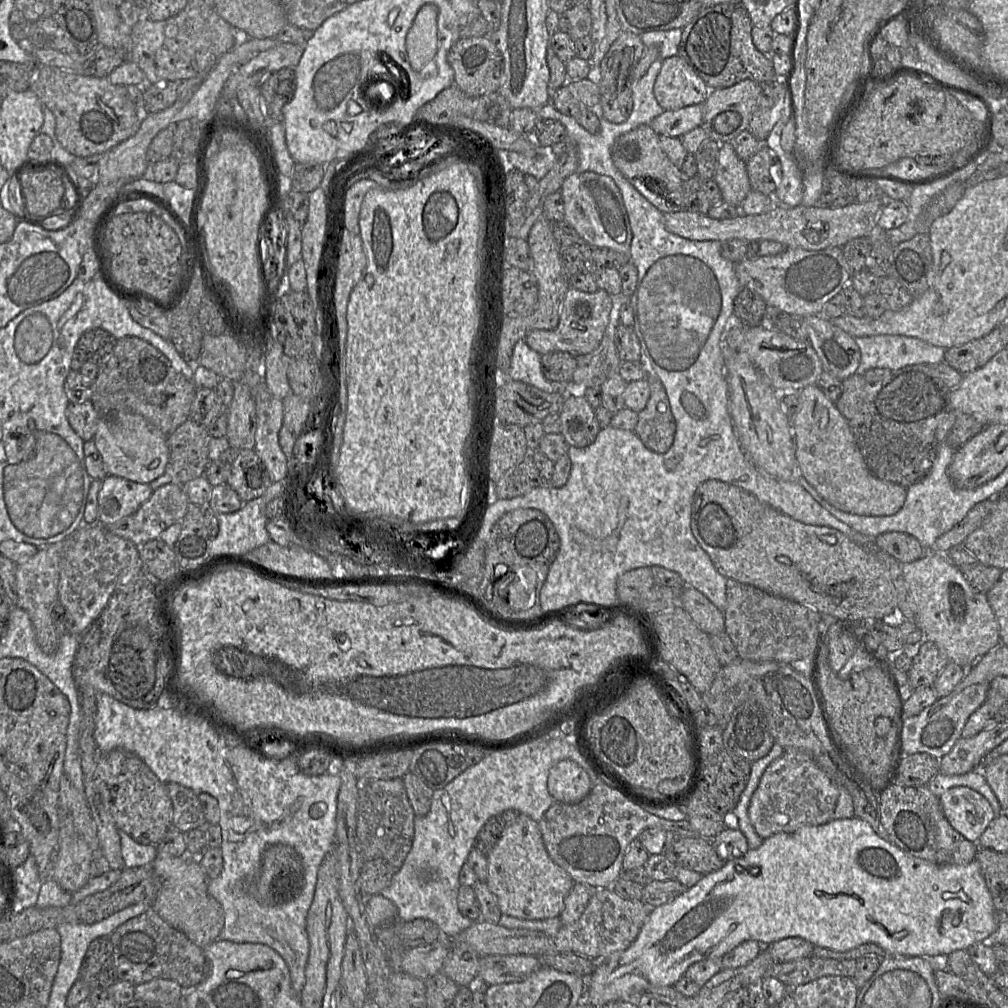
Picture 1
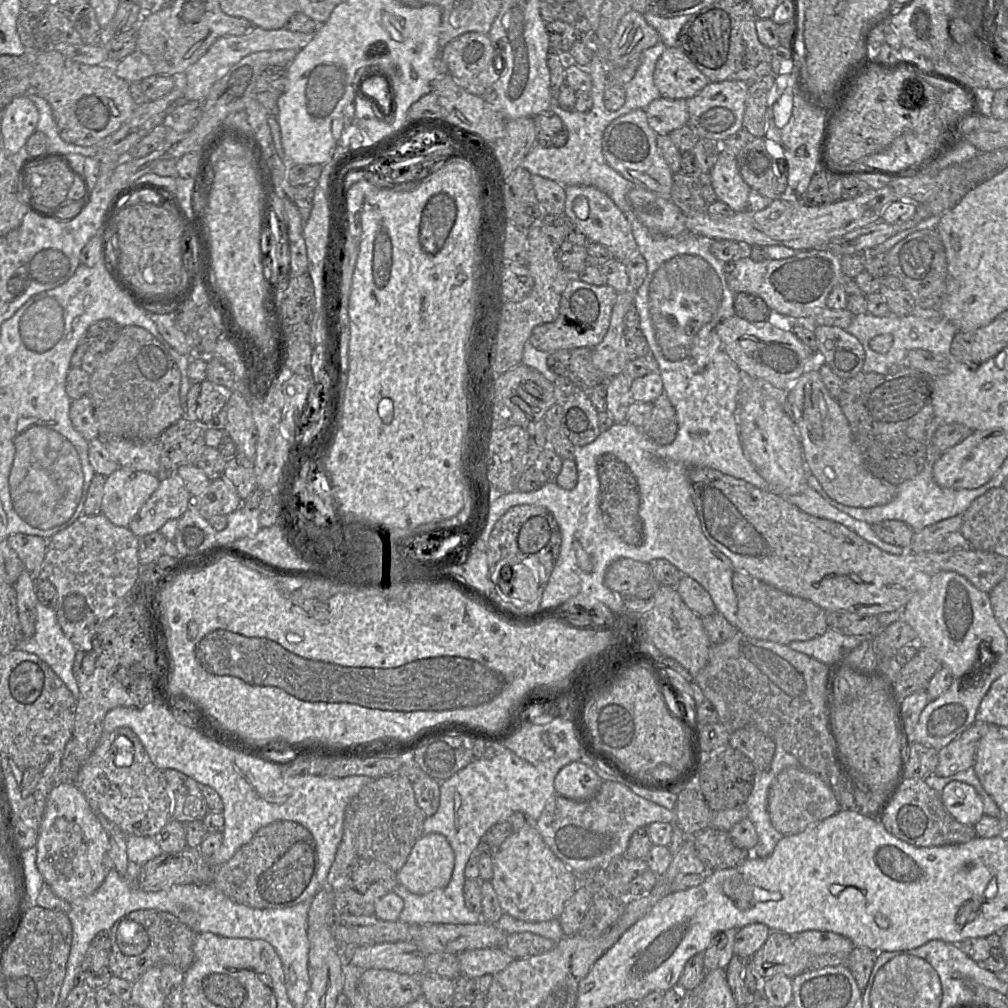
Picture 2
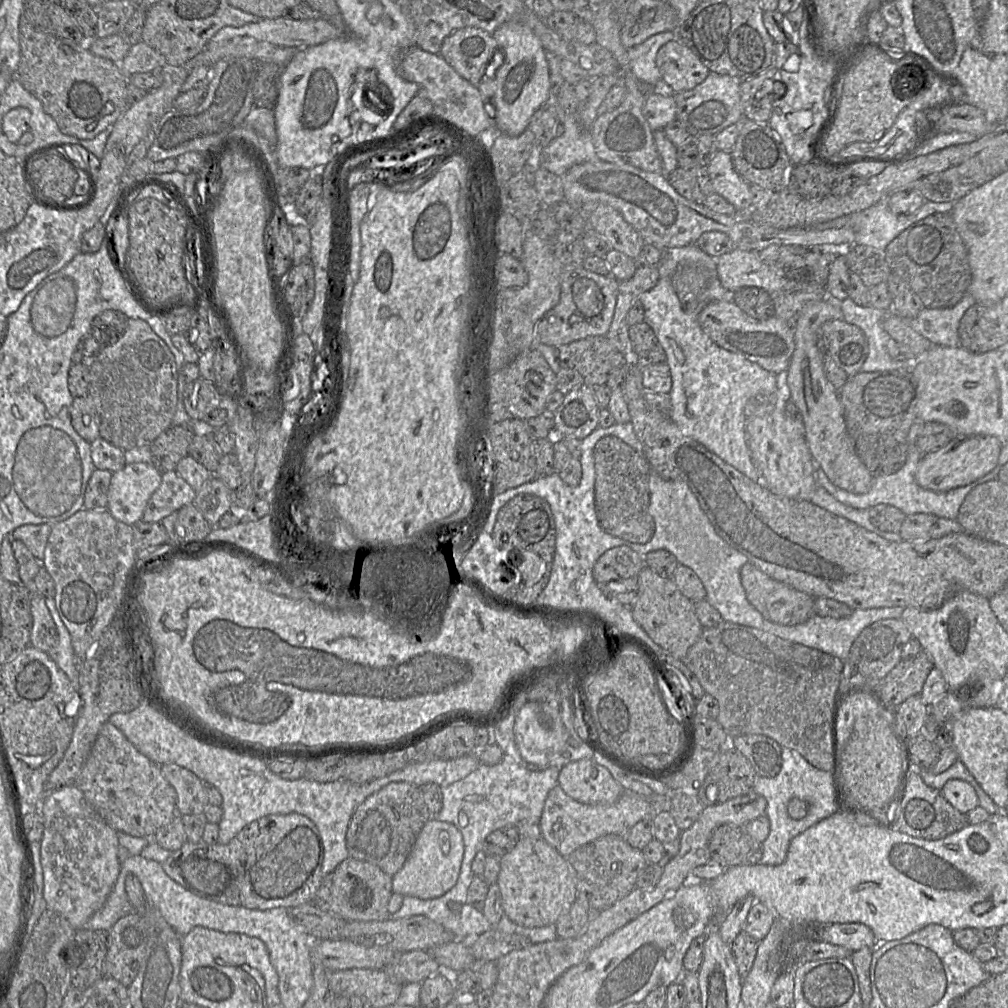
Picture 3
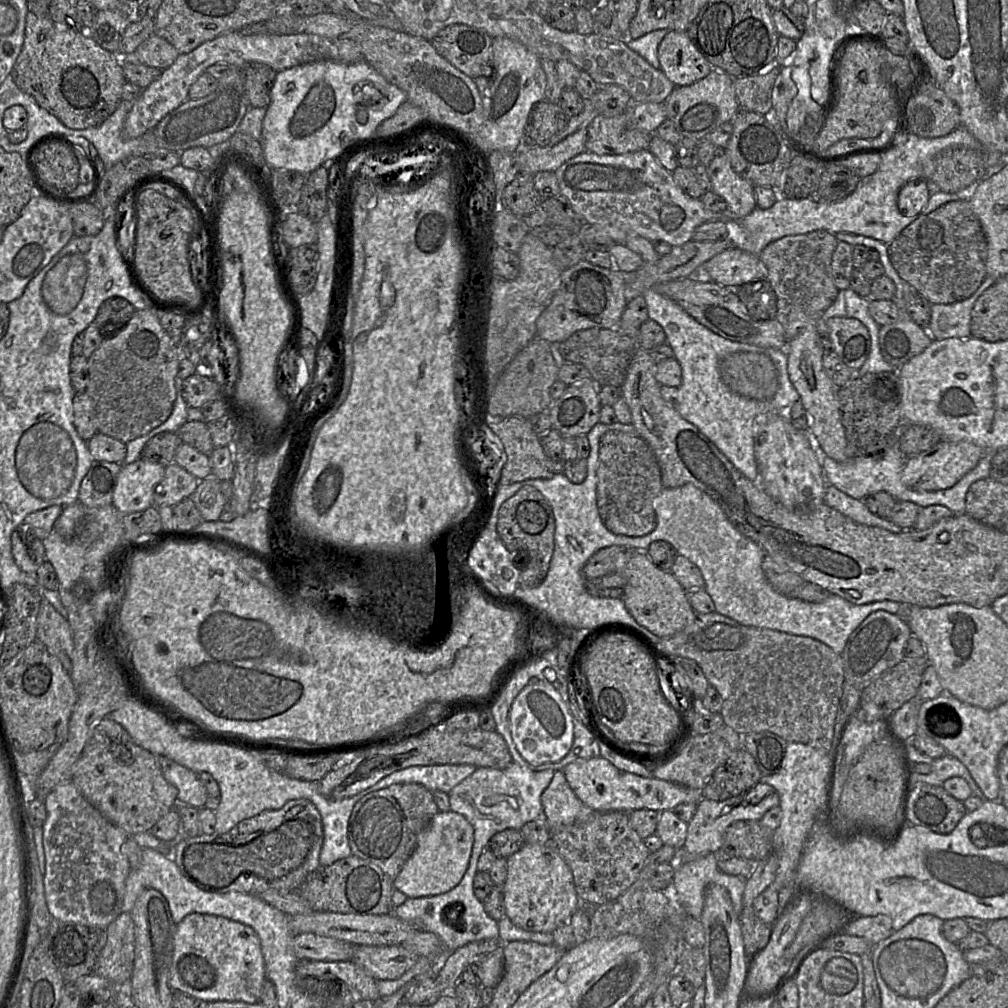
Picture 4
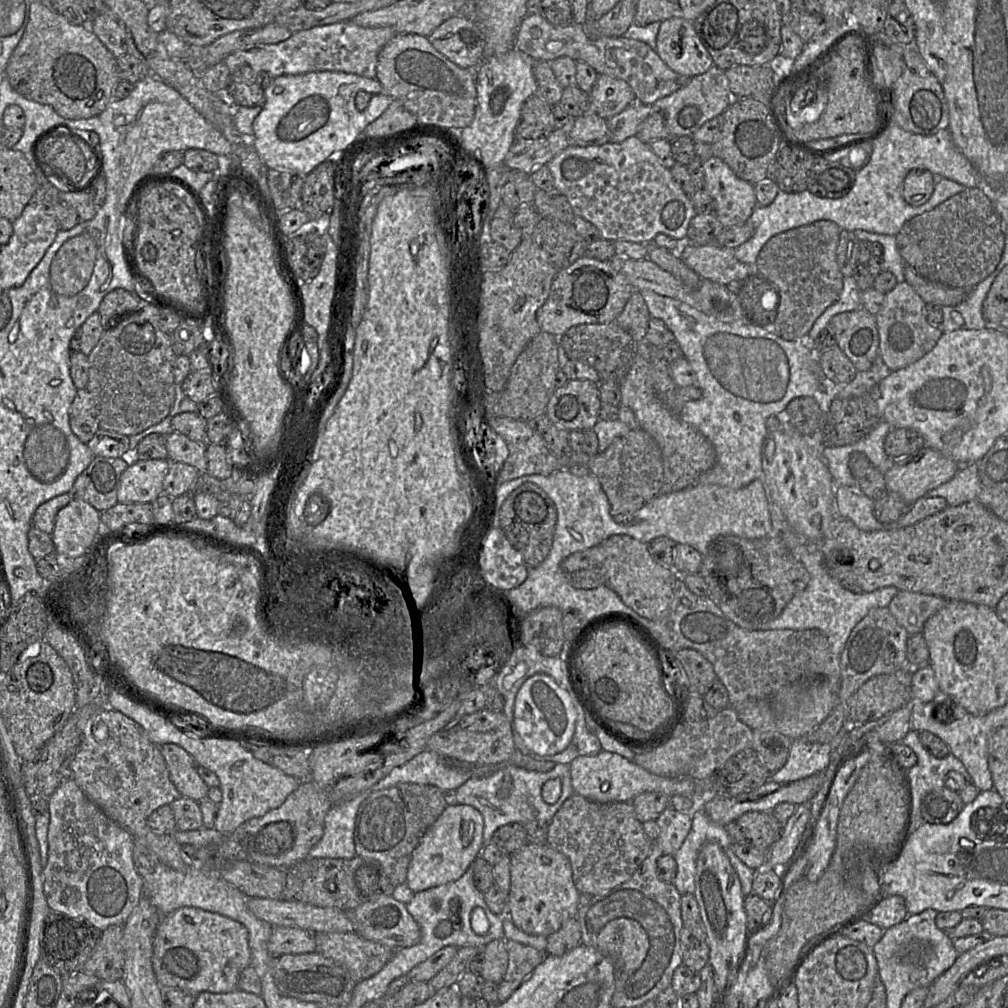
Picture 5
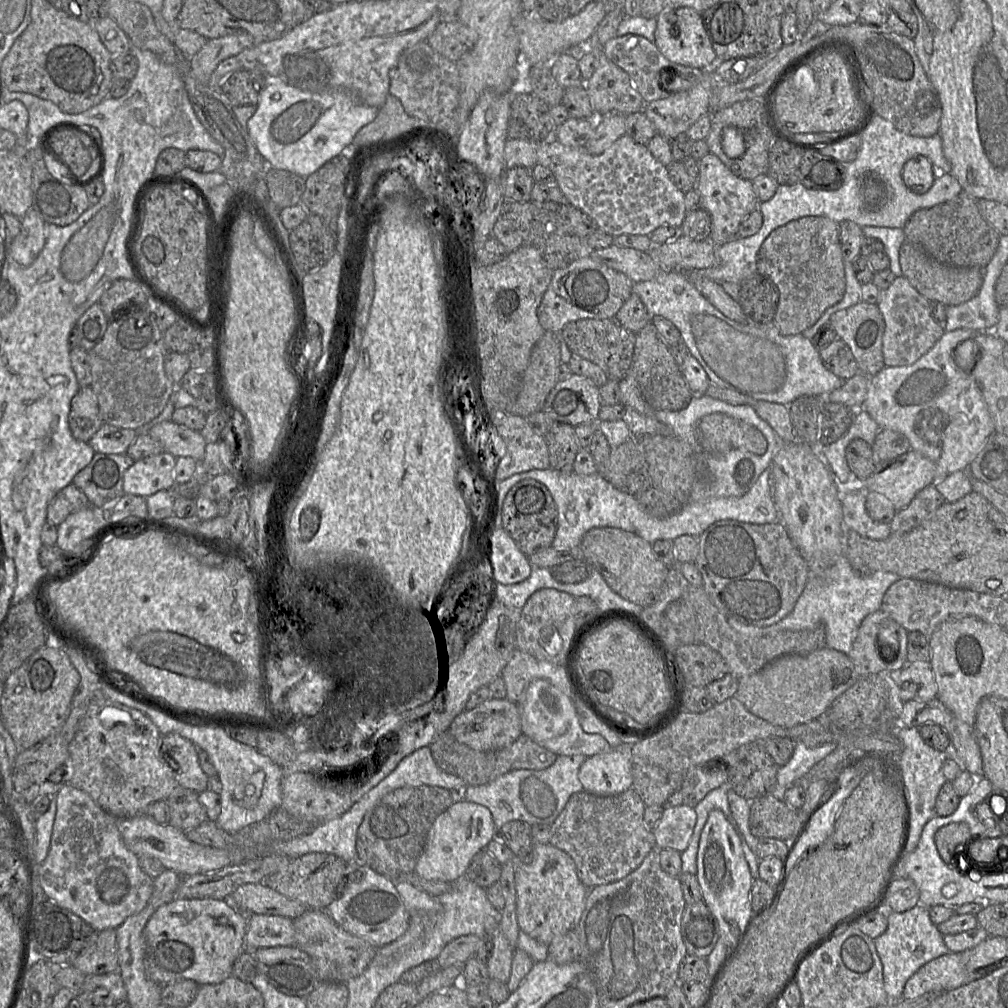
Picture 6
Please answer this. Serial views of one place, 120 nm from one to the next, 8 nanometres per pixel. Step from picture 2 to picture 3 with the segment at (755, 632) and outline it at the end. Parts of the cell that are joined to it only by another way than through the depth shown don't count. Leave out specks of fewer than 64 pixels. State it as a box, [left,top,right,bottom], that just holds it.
[740,562,815,626]

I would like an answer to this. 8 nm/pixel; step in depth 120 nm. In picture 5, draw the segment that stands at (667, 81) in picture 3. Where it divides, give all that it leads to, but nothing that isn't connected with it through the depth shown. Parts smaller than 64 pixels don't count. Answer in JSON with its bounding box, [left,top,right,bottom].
[657,18,713,77]

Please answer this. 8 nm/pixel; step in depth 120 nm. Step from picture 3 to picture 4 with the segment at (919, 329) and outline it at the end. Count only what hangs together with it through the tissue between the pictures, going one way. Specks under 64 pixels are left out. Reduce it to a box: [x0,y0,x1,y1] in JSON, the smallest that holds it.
[927,276,996,340]

